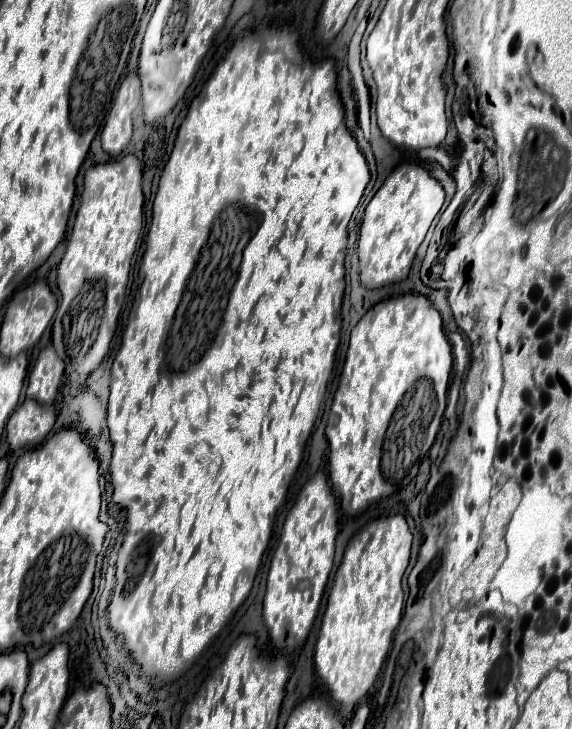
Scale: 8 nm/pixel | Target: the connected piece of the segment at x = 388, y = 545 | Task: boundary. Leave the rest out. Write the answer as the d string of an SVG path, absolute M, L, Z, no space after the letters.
M404 516L366 524L348 544L328 594L328 606L316 642L314 664L332 698L356 706L374 686L388 656L394 630L402 618L402 576L409 564L412 534Z

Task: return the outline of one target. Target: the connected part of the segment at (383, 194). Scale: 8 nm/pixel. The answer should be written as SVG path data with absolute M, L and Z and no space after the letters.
M400 164L364 210L358 238L358 274L364 288L380 288L408 276L418 246L444 204L444 188L418 164Z

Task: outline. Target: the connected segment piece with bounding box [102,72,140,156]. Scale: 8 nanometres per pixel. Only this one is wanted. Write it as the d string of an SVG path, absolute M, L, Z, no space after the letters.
M130 72L115 96L102 128L102 148L110 156L118 156L132 138L132 112L140 102L140 78Z

